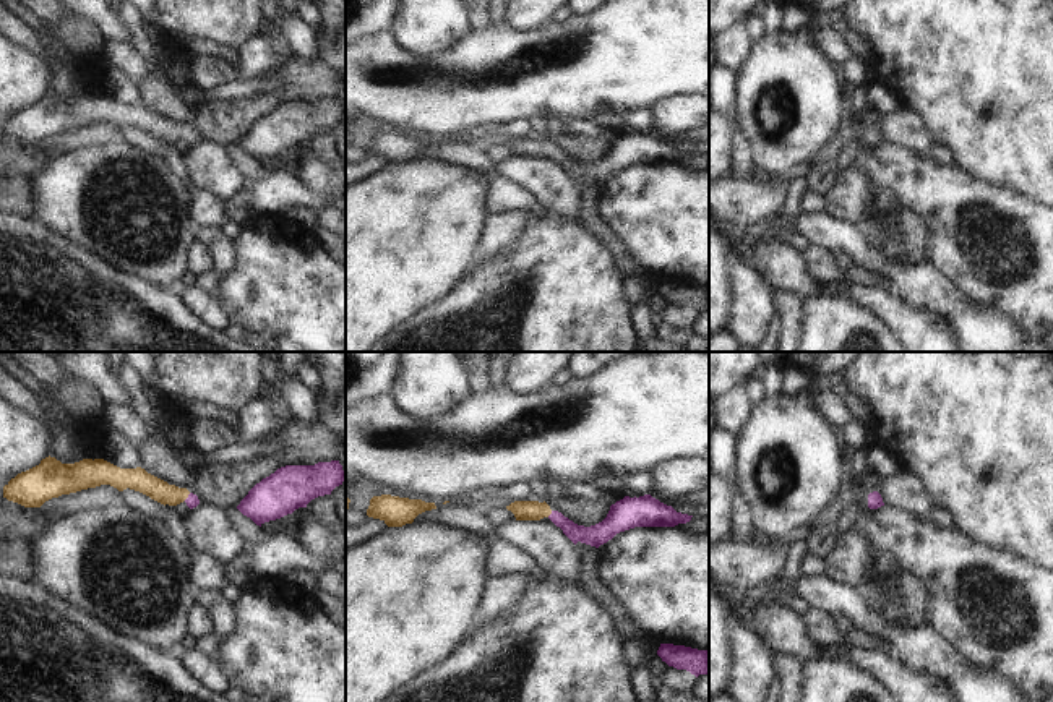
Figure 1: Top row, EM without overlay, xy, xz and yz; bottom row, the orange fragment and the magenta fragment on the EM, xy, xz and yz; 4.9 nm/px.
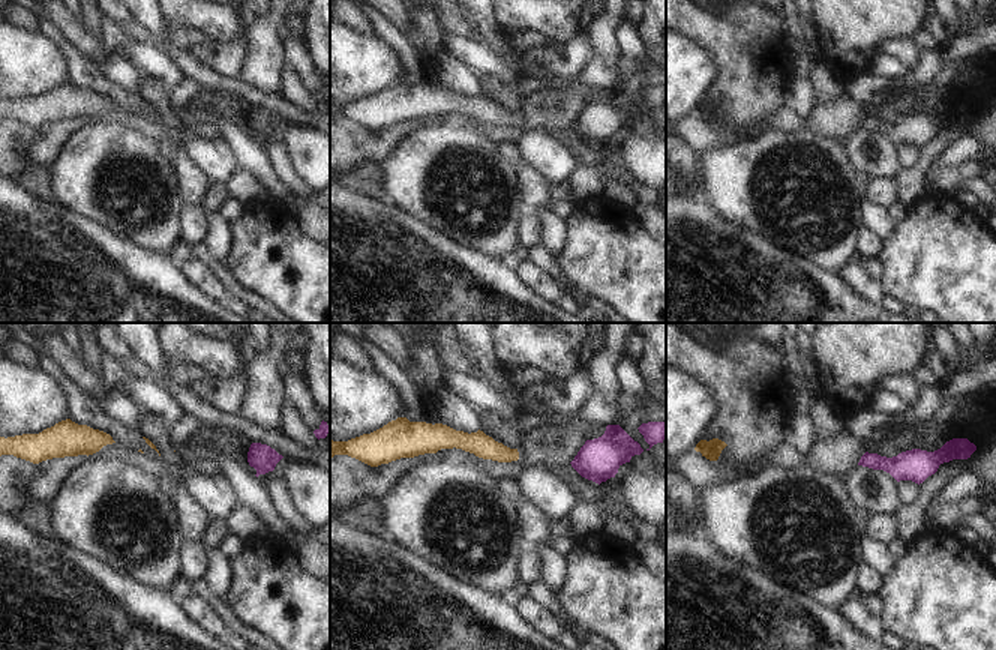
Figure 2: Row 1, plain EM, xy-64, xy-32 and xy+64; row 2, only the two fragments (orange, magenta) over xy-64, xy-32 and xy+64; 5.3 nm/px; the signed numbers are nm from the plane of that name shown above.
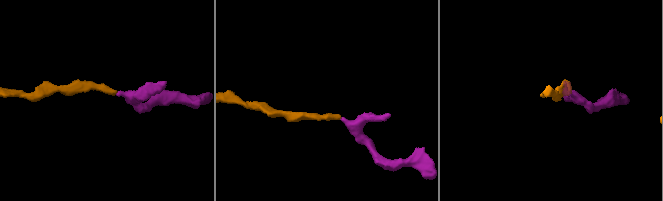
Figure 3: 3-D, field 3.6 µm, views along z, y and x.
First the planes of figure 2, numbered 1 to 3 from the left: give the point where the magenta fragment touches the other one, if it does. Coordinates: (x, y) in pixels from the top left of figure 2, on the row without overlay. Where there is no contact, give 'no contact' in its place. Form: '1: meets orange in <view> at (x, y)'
1: no contact
2: no contact
3: no contact

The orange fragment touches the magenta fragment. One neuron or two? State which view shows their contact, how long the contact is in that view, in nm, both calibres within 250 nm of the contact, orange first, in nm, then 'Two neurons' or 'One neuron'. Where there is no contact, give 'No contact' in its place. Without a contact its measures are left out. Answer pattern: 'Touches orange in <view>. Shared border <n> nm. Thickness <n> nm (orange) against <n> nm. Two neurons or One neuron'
Touches orange in xy. Shared border 50 nm. Thickness 110 nm (orange) against 70 nm. One neuron.

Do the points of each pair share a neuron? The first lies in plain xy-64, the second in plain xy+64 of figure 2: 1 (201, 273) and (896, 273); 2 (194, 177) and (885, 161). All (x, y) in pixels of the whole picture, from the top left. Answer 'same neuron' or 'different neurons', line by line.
1: different neurons
2: different neurons

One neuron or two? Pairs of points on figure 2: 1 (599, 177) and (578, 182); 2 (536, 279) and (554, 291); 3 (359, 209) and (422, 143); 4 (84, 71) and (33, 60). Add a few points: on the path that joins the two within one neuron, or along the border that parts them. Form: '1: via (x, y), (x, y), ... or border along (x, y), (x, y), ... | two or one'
1: via (594, 177), (582, 182) | one
2: via (540, 282), (549, 290) | one
3: border along (380, 200), (398, 206), (413, 216) | two
4: border along (45, 36), (62, 54), (69, 81) | two

